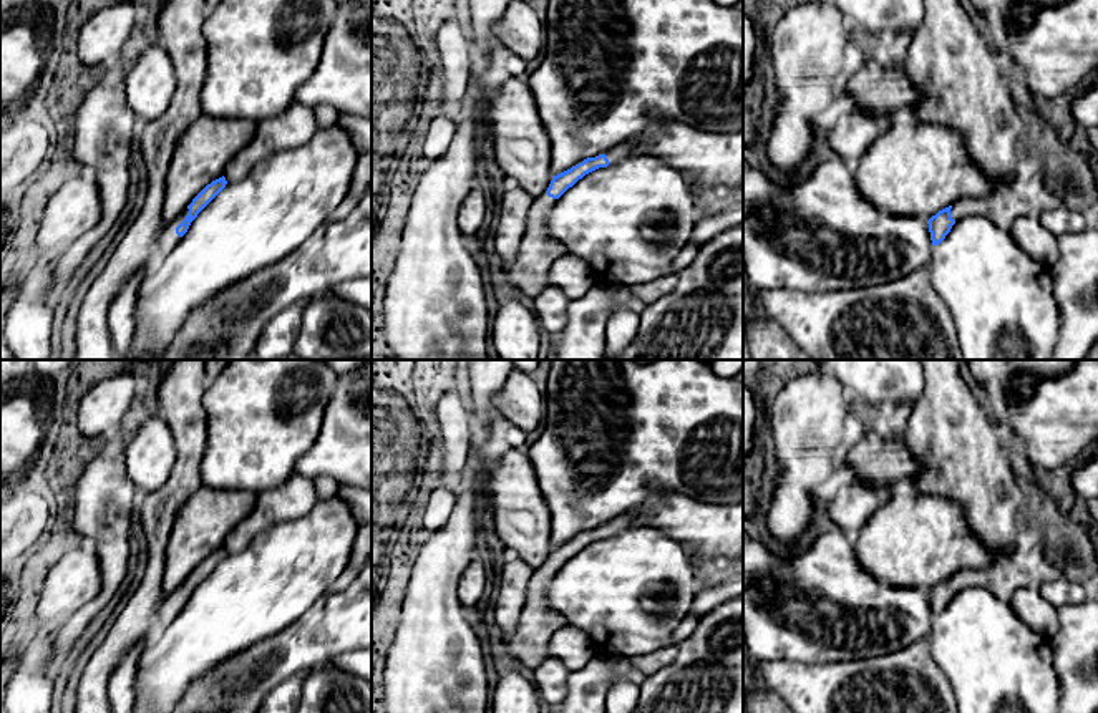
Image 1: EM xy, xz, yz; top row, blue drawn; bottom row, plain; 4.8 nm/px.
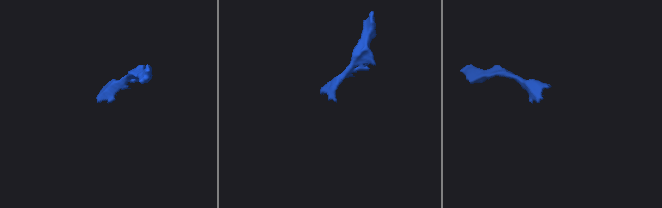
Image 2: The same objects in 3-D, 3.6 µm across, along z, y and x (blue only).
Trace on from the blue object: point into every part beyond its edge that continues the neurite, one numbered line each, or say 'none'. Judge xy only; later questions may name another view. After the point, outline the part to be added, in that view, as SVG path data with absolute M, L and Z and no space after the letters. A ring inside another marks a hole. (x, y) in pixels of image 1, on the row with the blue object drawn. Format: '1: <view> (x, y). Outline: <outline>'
1: xy (168, 239). Outline: M186 207L172 222L169 222L164 229L161 229L156 247L154 247L154 259L159 262L164 259L181 240L176 234L176 227L189 216L189 209Z

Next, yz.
1: yz (1032, 198). Outline: M1048 164L1028 181L1015 179L989 196L962 197L952 204L950 216L957 222L964 217L982 216L997 227L1012 232L1018 217L1040 217L1047 209L1063 202L1063 196L1055 184L1057 174Z

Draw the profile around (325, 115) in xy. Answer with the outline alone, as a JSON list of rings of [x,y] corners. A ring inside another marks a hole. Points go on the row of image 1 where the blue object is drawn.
[[[318,104],[313,108],[318,128],[328,128],[338,121],[338,109],[330,104]]]

